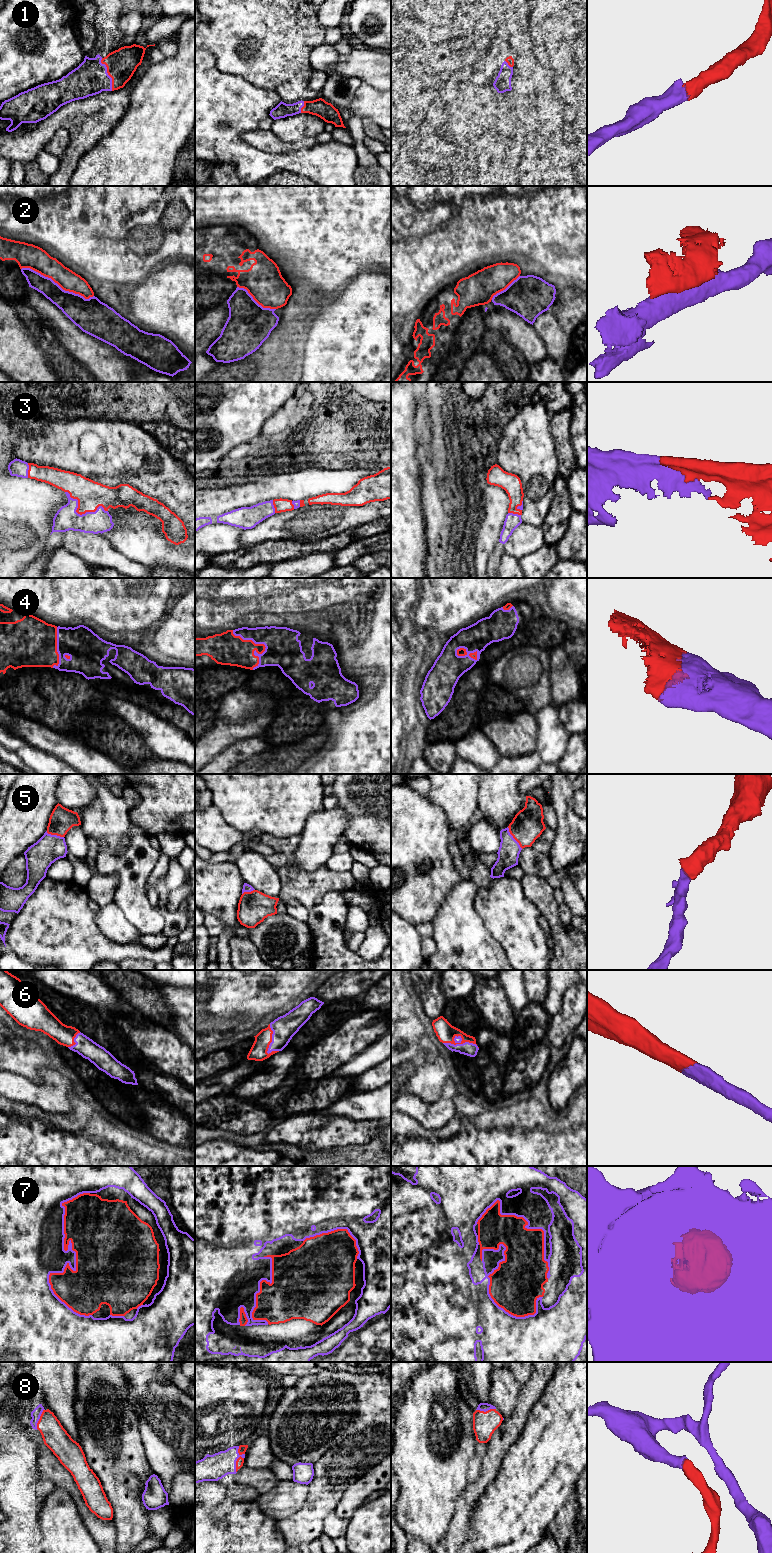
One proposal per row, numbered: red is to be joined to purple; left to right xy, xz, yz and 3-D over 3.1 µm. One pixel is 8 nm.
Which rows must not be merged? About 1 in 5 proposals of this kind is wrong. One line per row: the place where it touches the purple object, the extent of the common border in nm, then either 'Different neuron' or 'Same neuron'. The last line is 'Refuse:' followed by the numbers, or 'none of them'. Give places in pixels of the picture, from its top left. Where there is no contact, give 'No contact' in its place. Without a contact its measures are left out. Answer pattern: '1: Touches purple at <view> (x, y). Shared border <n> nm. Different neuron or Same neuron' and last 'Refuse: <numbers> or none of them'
1: Touches purple at xy (107, 74). Shared border 280 nm. Same neuron
2: Touches purple at xy (56, 283). Shared border 650 nm. Same neuron
3: Touches purple at xy (79, 514). Shared border 380 nm. Same neuron
4: Touches purple at xz (260, 643). Shared border 360 nm. Different neuron
5: Touches purple at yz (513, 838). Shared border 220 nm. Same neuron
6: Touches purple at yz (460, 1042). Shared border 280 nm. Same neuron
7: Touches purple at xy (75, 1254). Shared border 1000 nm. Same neuron
8: Touches purple at xz (237, 1458). Shared border 220 nm. Same neuron
Refuse: 4

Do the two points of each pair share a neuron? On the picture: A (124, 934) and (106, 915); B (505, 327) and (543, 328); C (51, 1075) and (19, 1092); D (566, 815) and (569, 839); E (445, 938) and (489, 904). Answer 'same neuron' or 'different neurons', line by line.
A: same neuron
B: different neurons
C: same neuron
D: same neuron
E: different neurons

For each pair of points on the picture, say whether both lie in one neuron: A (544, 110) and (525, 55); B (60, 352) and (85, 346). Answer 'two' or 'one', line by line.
A: one
B: two

